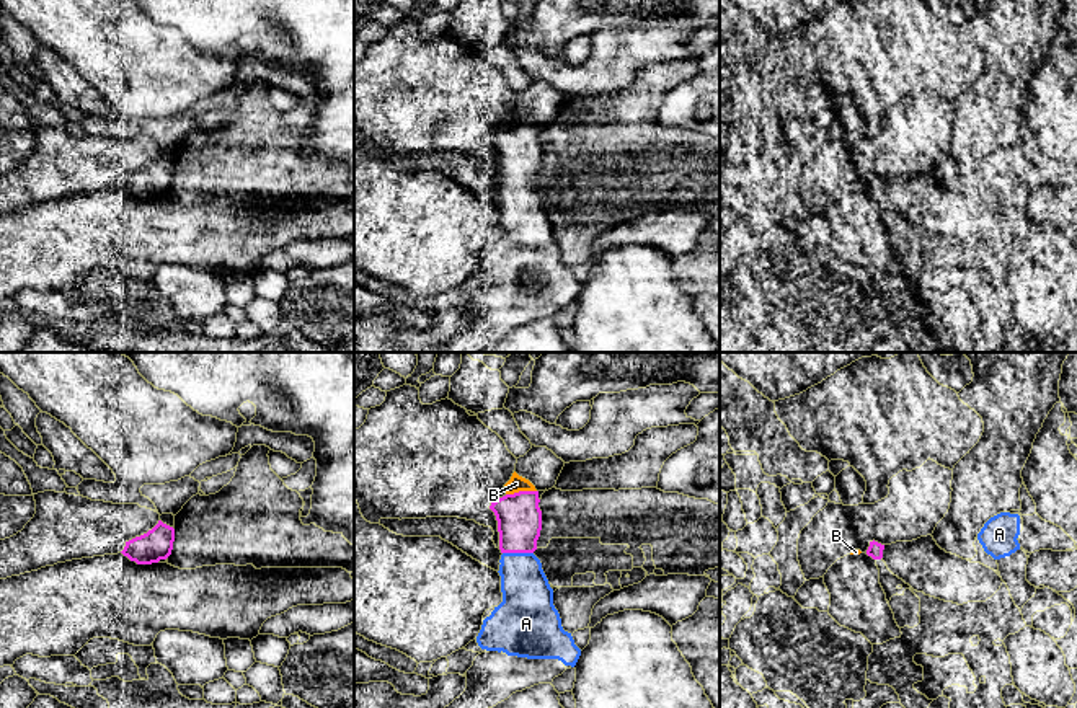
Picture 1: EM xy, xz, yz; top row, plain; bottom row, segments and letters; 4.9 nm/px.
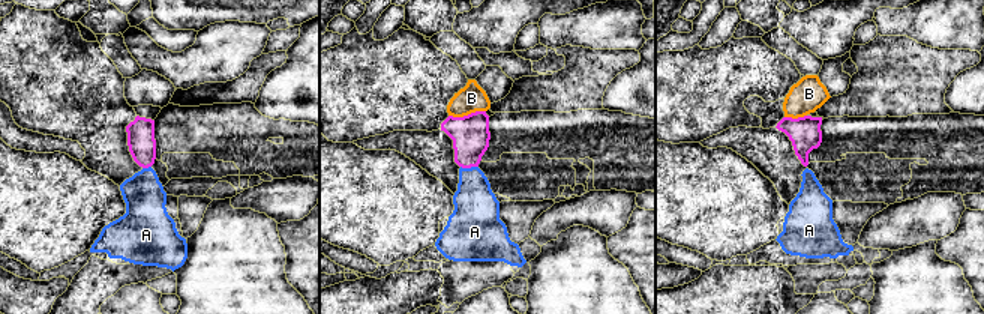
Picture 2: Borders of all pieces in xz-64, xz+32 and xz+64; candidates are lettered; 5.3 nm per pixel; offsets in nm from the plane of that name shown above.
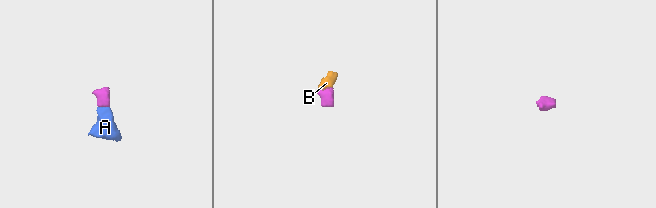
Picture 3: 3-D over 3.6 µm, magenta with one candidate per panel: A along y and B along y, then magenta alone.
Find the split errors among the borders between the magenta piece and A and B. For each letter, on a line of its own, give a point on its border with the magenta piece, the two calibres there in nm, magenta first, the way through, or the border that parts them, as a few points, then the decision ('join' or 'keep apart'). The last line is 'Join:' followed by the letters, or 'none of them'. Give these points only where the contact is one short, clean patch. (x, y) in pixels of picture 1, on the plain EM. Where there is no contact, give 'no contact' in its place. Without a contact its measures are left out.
A: xz (518, 186) | 220/260 nm | join
B: xz (521, 126) | 220/80 nm | join
Join: A, B

